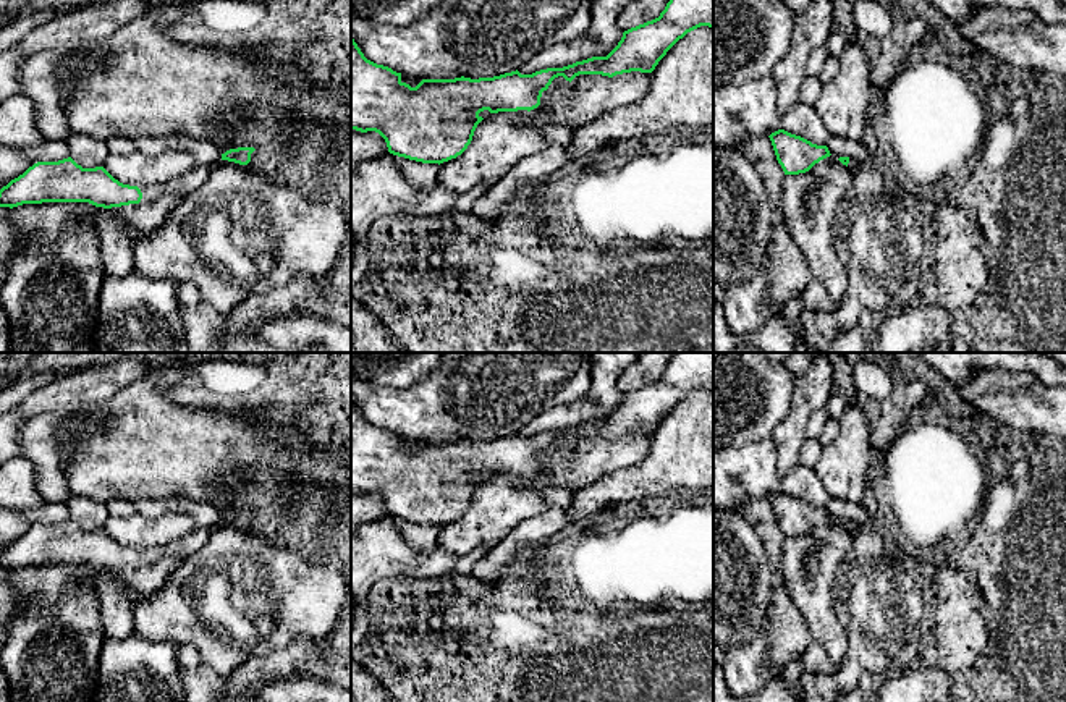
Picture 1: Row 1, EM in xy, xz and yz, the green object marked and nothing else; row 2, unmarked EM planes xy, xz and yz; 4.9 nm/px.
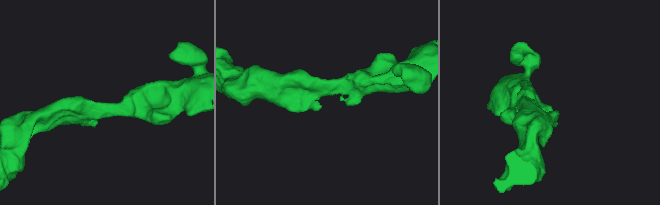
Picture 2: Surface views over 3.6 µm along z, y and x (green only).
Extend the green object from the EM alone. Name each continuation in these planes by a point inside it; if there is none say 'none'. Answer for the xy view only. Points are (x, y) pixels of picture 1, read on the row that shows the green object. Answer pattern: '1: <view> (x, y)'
1: xy (191, 180)

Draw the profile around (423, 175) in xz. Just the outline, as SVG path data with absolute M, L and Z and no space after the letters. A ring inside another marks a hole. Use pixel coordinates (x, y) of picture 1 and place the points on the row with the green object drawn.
M388 152L387 160L395 163L401 175L416 188L429 188L437 181L438 163L422 163Z

